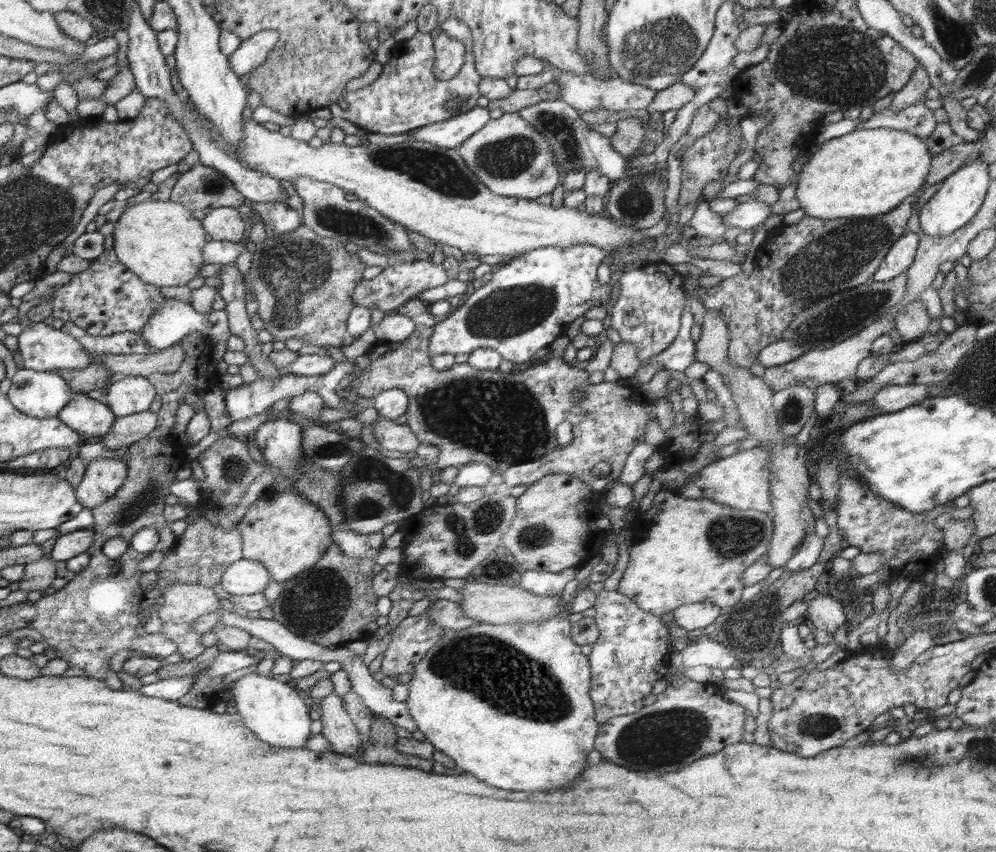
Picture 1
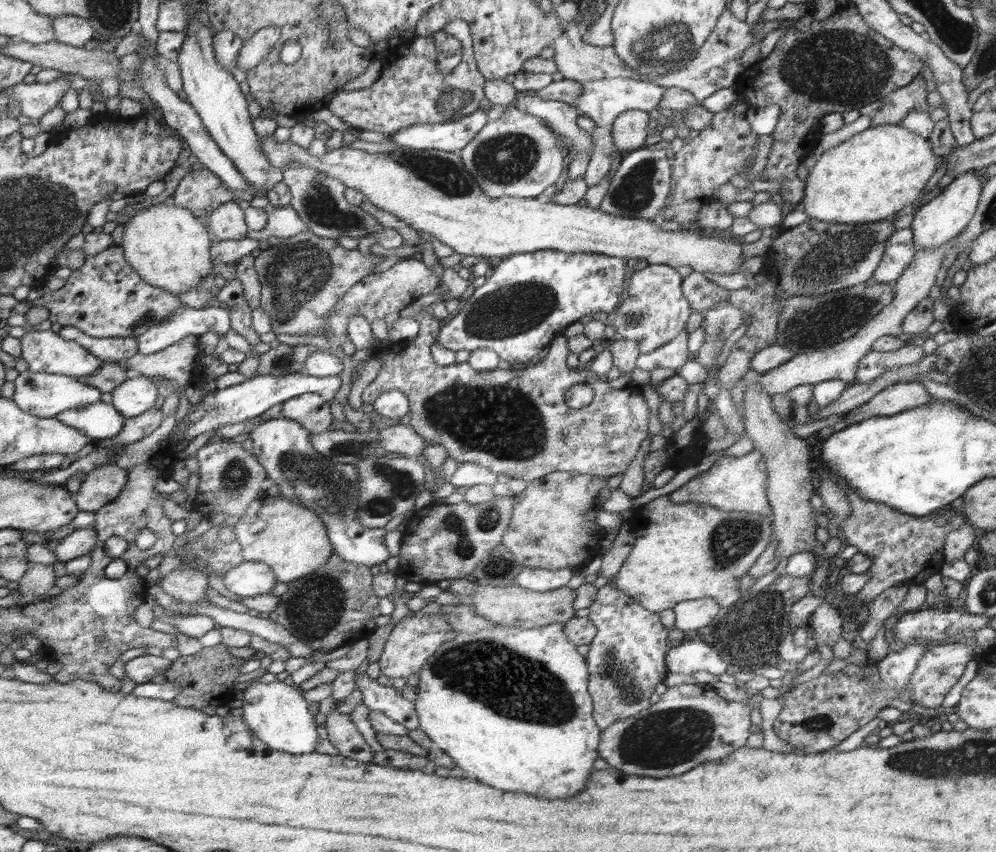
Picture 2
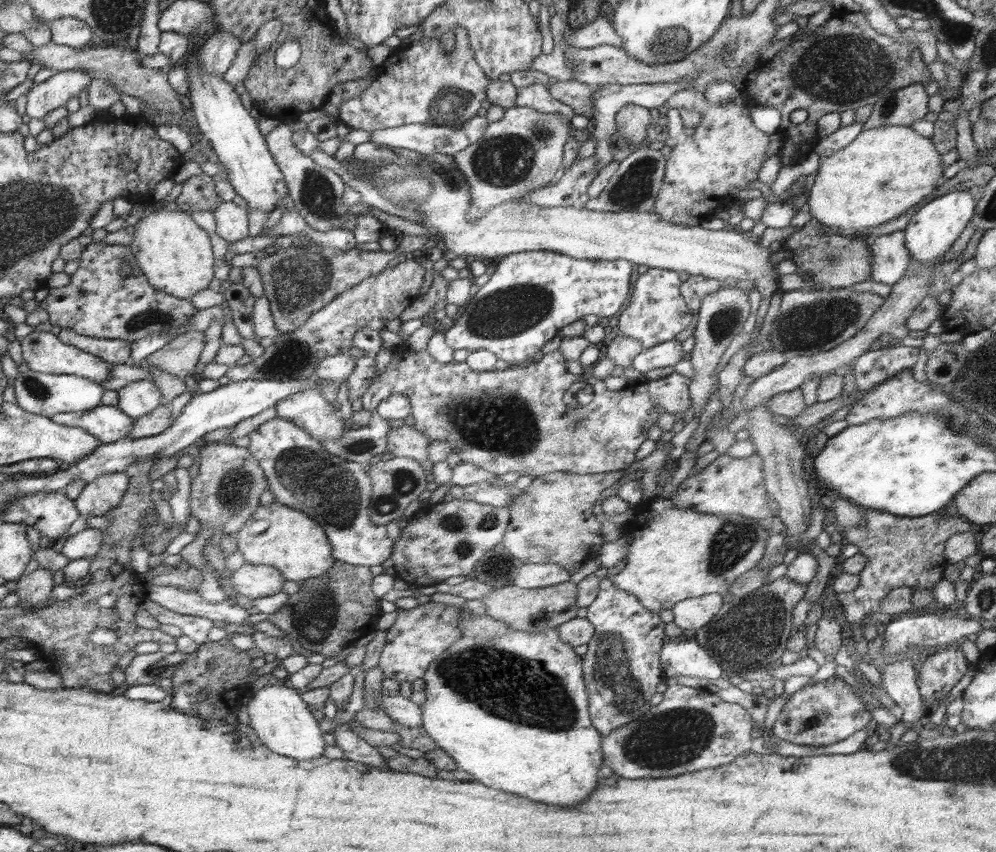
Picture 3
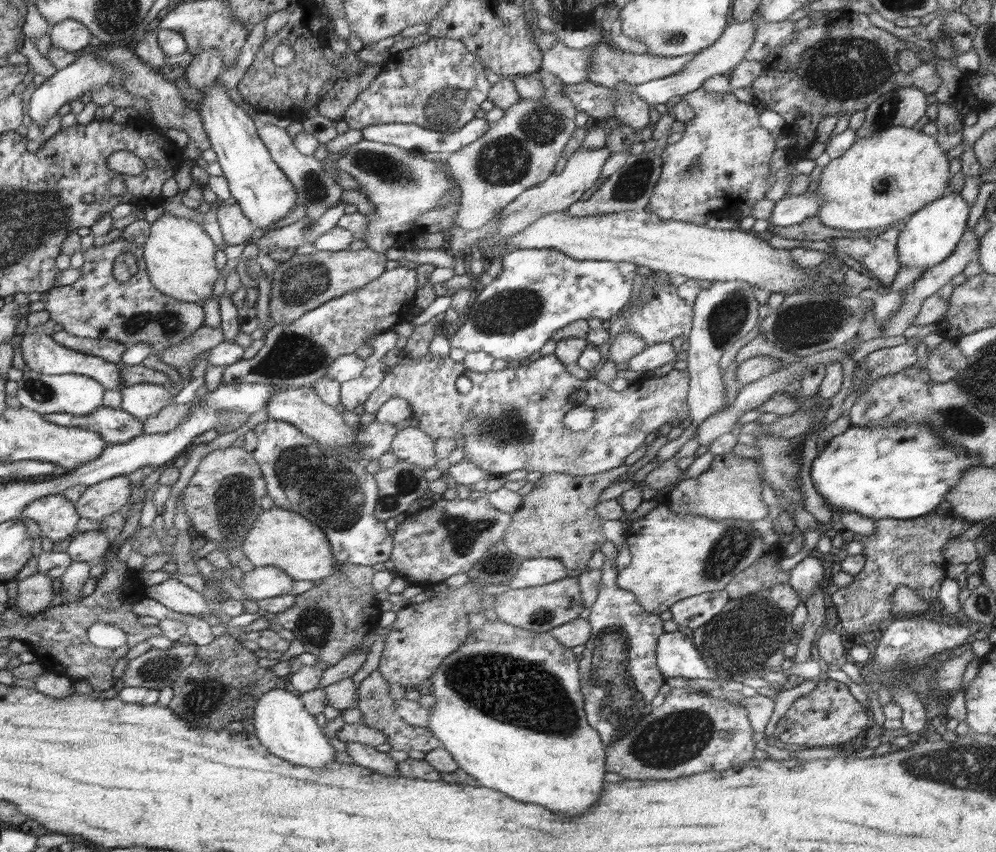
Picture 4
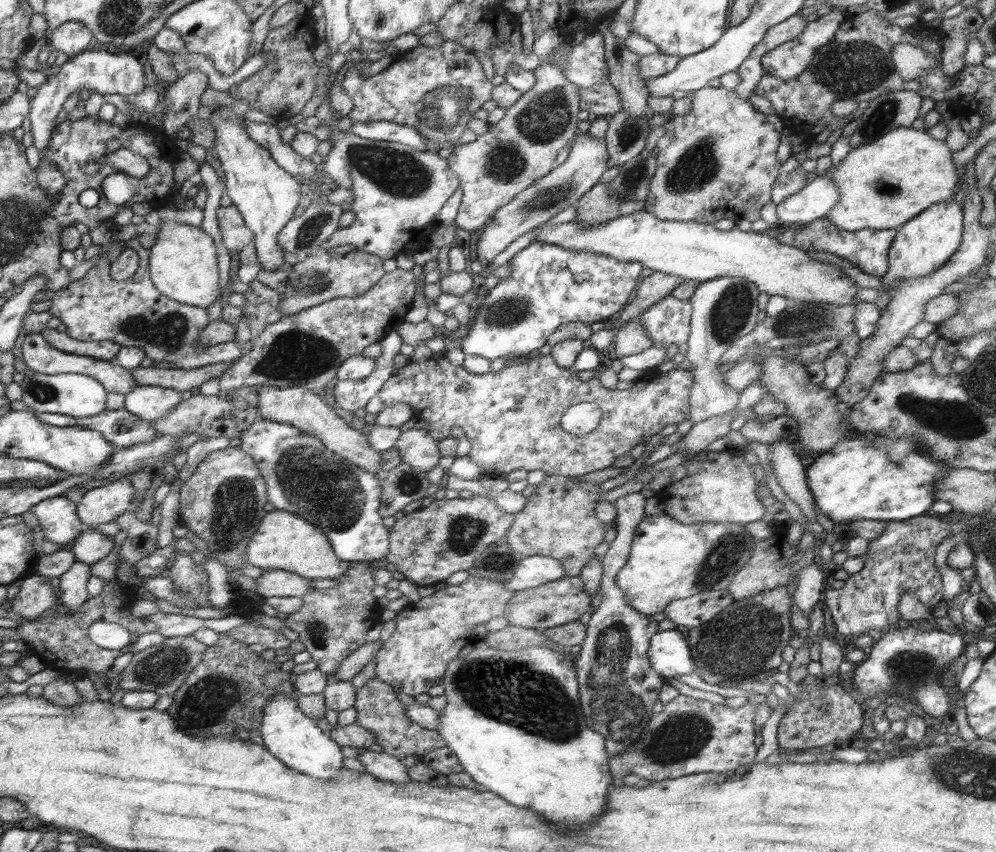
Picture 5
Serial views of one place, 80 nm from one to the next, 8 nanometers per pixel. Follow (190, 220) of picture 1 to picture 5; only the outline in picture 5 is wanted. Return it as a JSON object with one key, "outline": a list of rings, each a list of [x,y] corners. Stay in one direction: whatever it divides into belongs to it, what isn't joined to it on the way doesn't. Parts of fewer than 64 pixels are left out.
{"outline":[[[160,223],[155,228],[152,248],[149,250],[151,279],[162,294],[179,303],[208,308],[220,296],[220,276],[216,262],[214,240],[202,232],[182,223]]]}

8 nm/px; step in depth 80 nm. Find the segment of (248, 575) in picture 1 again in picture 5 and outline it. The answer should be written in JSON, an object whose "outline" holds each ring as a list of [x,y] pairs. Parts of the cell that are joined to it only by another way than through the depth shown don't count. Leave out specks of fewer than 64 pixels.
{"outline":[[[286,570],[264,571],[262,576],[255,580],[258,592],[263,599],[274,596],[290,596],[302,599],[304,595],[312,592],[310,580]]]}

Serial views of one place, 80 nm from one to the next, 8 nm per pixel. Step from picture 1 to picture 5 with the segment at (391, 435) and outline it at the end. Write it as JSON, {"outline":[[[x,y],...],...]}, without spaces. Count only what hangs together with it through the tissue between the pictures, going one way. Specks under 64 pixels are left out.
{"outline":[[[416,427],[402,432],[394,447],[398,448],[403,462],[424,472],[436,468],[441,458],[440,442]]]}

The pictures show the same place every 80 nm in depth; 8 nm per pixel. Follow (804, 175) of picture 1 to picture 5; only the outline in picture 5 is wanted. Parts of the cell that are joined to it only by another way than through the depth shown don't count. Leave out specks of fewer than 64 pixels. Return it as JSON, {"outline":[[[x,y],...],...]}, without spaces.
{"outline":[[[911,127],[894,128],[874,142],[851,149],[842,163],[832,169],[832,180],[841,192],[841,199],[824,218],[838,230],[849,232],[898,229],[932,205],[953,200],[964,174],[960,167],[954,166],[952,154],[944,141],[932,138],[925,130]]]}

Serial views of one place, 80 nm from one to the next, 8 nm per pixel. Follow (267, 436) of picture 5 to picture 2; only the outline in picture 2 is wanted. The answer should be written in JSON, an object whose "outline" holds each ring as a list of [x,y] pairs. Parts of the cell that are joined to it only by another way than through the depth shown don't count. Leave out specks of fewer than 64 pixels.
{"outline":[[[282,416],[257,423],[254,432],[258,462],[268,471],[270,478],[278,485],[279,494],[292,498],[314,511],[322,519],[333,545],[333,554],[348,562],[361,566],[384,566],[390,558],[384,546],[386,529],[365,527],[359,521],[359,472],[353,464],[334,462],[326,455],[318,454],[311,443],[311,432],[294,419]]]}

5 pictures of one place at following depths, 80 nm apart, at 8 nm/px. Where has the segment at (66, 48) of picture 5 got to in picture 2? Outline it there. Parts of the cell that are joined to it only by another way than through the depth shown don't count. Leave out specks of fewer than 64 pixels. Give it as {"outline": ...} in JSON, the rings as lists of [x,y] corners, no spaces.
{"outline":[[[63,14],[52,19],[55,40],[72,47],[83,47],[94,36],[94,27],[89,20],[72,14]]]}

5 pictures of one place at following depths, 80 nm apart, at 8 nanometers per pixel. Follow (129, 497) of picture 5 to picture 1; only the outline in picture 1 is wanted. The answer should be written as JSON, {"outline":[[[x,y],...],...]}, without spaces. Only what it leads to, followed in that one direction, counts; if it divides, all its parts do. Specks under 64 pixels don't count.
{"outline":[[[97,458],[87,463],[84,476],[76,488],[80,502],[88,508],[112,498],[128,480],[128,466],[119,458]]]}

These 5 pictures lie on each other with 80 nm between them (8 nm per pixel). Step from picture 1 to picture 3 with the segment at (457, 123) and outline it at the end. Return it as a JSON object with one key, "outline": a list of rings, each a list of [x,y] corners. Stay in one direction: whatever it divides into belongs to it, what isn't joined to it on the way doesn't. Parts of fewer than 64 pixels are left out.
{"outline":[[[478,116],[467,121],[465,125],[454,127],[412,124],[398,128],[386,128],[386,130],[374,130],[371,133],[370,141],[383,147],[408,149],[422,155],[441,153],[442,155],[454,156],[457,153],[462,153],[462,150],[469,149],[471,145],[474,145],[474,142],[483,140],[485,130],[488,127],[487,118]]]}

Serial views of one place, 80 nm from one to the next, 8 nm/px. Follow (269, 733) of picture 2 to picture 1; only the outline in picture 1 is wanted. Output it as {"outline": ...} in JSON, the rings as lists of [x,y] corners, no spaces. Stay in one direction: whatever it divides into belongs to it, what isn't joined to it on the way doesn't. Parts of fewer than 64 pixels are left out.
{"outline":[[[253,671],[235,680],[230,687],[233,693],[232,705],[238,710],[237,714],[244,720],[250,730],[254,731],[259,739],[270,746],[280,748],[305,748],[310,734],[312,720],[308,716],[308,706],[304,704],[300,692],[292,688],[292,684],[284,684],[280,680],[272,680],[258,676]]]}

